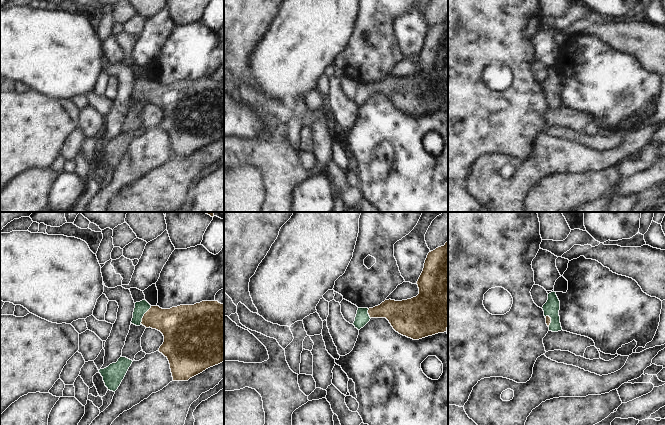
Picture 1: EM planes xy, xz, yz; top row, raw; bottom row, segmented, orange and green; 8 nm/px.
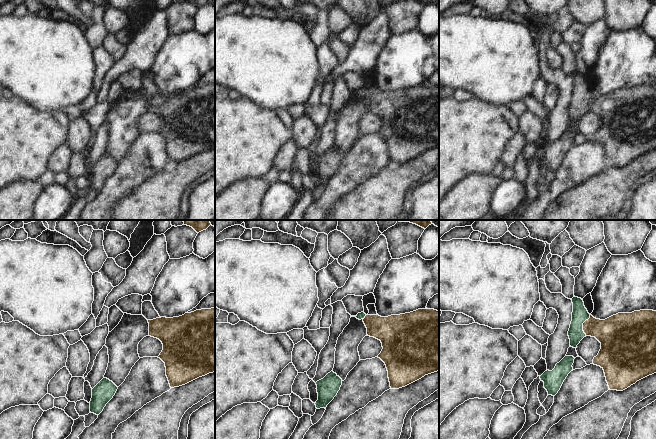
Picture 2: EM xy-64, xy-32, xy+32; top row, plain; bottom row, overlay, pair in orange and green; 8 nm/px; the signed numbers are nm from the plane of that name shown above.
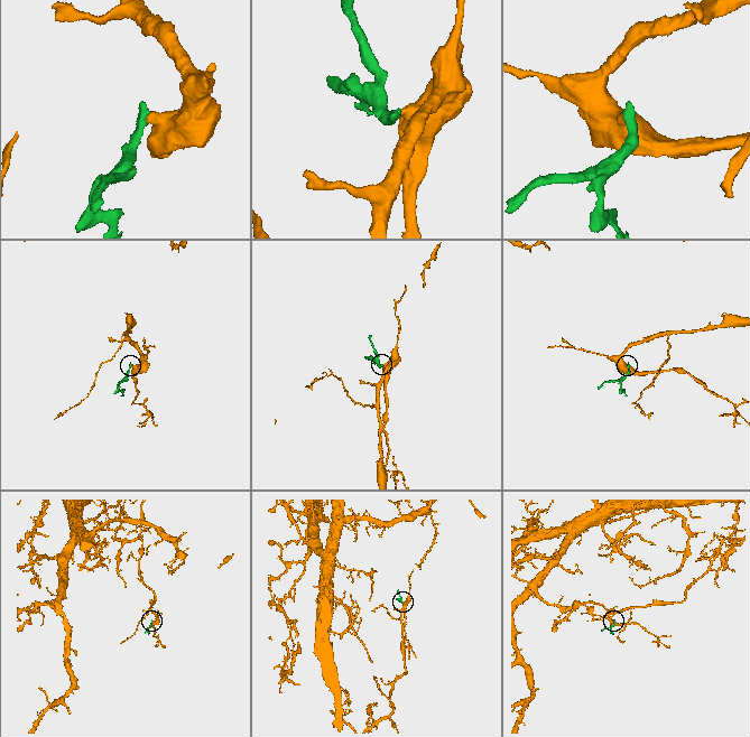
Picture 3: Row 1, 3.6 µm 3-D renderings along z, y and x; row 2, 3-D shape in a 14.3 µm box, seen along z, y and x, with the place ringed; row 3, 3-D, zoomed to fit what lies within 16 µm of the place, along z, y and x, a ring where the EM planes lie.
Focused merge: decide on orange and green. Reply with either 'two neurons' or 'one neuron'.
one neuron

